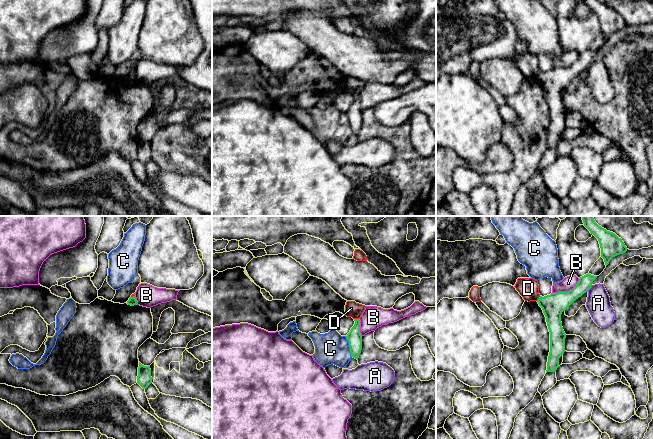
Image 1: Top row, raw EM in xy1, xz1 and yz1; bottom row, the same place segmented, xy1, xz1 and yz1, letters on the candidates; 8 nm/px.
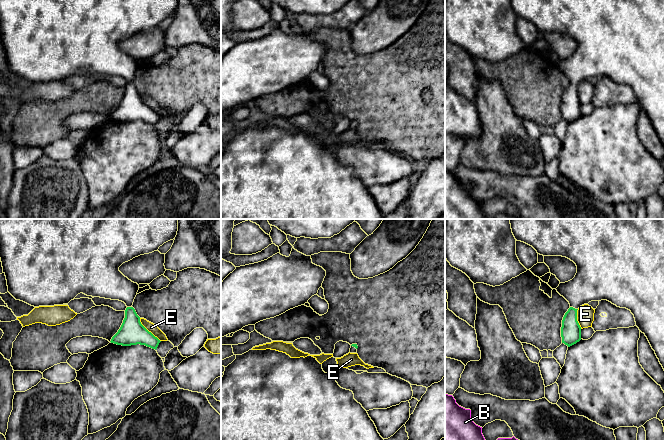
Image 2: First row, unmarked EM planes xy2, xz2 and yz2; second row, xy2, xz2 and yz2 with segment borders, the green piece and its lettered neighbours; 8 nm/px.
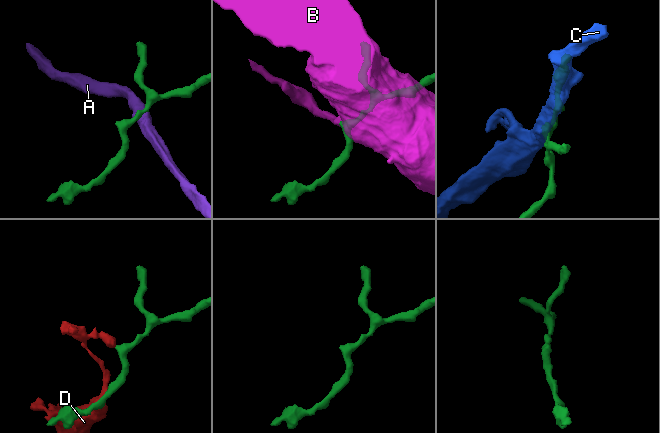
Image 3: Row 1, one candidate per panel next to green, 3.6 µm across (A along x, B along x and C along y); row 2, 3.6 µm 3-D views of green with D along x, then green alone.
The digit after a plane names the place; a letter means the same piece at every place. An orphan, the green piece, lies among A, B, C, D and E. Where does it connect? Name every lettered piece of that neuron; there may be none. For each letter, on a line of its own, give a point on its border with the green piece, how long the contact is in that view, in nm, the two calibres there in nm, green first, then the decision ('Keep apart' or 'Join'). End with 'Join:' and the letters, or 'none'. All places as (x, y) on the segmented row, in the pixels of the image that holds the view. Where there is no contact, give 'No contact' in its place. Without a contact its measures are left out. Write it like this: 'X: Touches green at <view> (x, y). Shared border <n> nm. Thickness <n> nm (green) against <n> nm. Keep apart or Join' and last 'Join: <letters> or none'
A: Touches green at yz1 (590, 287). Shared border 70 nm. Thickness 140 nm (green) against 190 nm. Keep apart
B: Touches green at yz1 (568, 291). Shared border 260 nm. Thickness 180 nm (green) against 110 nm. Keep apart
C: Touches green at xz1 (349, 346). Shared border 180 nm. Thickness 120 nm (green) against 260 nm. Keep apart
D: Touches green at xz1 (356, 319). Shared border 40 nm. Thickness 120 nm (green) against 130 nm. Keep apart
E: Touches green at xy2 (147, 330). Shared border 260 nm. Thickness 200 nm (green) against 70 nm. Keep apart
Join: none

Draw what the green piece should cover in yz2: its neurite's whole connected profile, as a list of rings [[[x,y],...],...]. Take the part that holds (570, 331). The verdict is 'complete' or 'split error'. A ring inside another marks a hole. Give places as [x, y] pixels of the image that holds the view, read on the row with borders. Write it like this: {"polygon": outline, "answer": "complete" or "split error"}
{"polygon": [[[510,219],[517,241],[532,246],[543,256],[562,256],[577,266],[575,277],[556,288],[570,304],[562,320],[562,343],[568,347],[581,340],[577,310],[591,301],[607,300],[634,315],[664,369],[664,219]]], "answer": "split error"}

